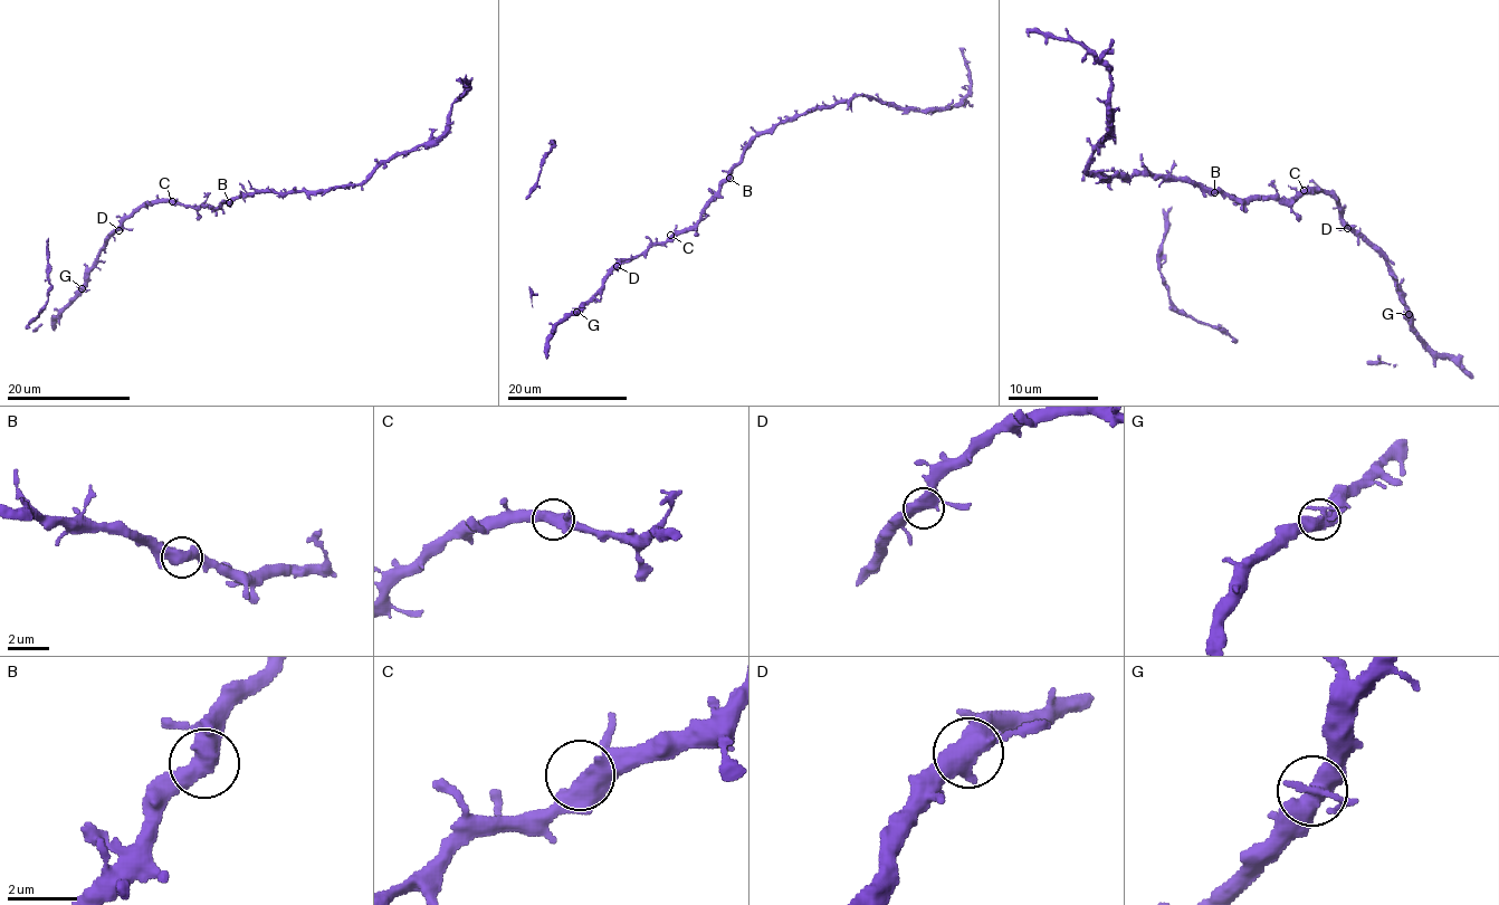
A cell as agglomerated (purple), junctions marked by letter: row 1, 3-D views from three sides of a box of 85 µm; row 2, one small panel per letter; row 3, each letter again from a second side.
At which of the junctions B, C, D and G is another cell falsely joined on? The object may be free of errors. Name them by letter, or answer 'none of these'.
none of these

